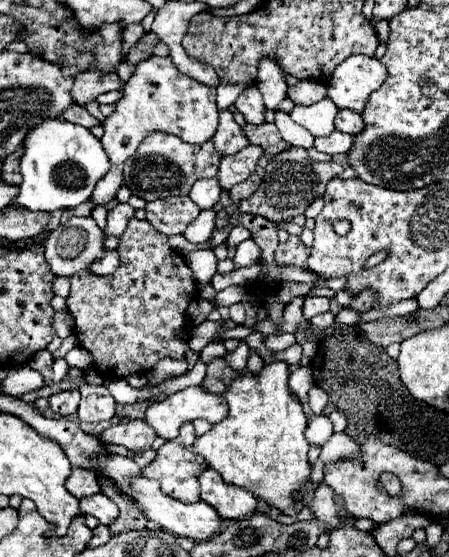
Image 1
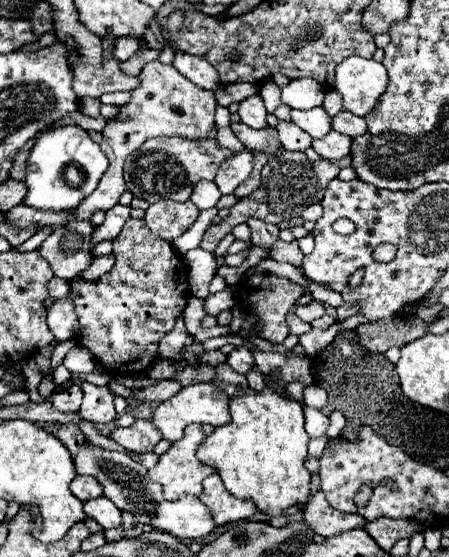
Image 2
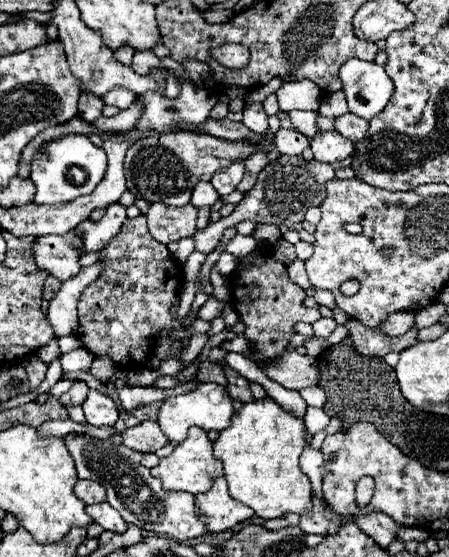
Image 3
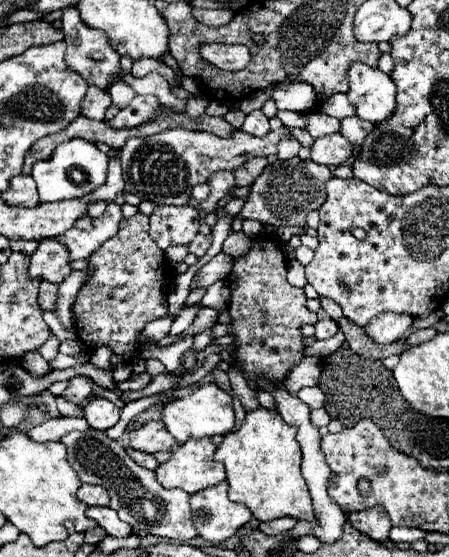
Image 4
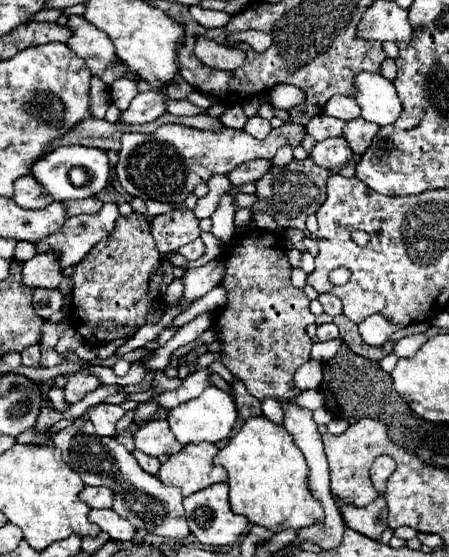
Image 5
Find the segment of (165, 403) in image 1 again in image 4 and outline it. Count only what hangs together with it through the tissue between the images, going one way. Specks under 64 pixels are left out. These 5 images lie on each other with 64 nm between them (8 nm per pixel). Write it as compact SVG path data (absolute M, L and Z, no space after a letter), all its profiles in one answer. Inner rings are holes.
M204 384L194 394L168 402L162 410L162 420L166 430L180 444L184 444L188 438L202 438L202 436L214 436L214 434L224 436L226 432L230 432L230 428L234 428L232 396L222 388L218 388L216 384Z

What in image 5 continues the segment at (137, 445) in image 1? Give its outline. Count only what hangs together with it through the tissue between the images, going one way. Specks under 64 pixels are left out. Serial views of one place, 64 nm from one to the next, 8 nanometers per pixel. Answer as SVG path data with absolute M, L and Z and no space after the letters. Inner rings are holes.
M150 420L138 428L134 434L134 444L136 450L142 450L144 454L150 456L160 456L160 454L176 454L182 450L182 444L172 436L170 426L166 420Z

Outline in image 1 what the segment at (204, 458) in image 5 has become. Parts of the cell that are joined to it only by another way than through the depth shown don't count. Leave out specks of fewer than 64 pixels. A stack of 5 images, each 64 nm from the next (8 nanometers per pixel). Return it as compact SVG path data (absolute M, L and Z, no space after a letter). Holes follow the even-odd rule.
M194 428L192 430L182 430L180 436L168 440L164 446L160 446L160 450L156 452L156 458L144 466L140 470L142 476L146 478L154 478L160 482L162 490L168 494L168 496L176 496L178 500L182 502L194 502L194 500L200 500L200 484L198 484L198 474L204 470L206 466L206 460L202 456L196 456L196 452L192 450L192 444L196 440L196 434L194 434Z

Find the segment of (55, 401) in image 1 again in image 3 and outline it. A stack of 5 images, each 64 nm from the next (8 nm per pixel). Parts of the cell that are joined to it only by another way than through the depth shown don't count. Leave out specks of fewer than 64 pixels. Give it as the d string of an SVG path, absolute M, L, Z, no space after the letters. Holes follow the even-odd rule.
M76 380L74 386L72 386L66 394L62 394L62 396L58 398L58 402L60 402L62 406L80 406L80 404L86 400L86 394L88 394L86 382Z

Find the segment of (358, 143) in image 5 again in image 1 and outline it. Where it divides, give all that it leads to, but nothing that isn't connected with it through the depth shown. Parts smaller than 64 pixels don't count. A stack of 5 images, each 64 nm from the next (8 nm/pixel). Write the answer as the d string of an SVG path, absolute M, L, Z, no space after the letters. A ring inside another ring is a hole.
M348 108L338 112L334 124L336 124L336 130L346 132L346 134L352 134L352 136L356 136L364 128L364 122L362 122L360 114L358 112L350 112Z

